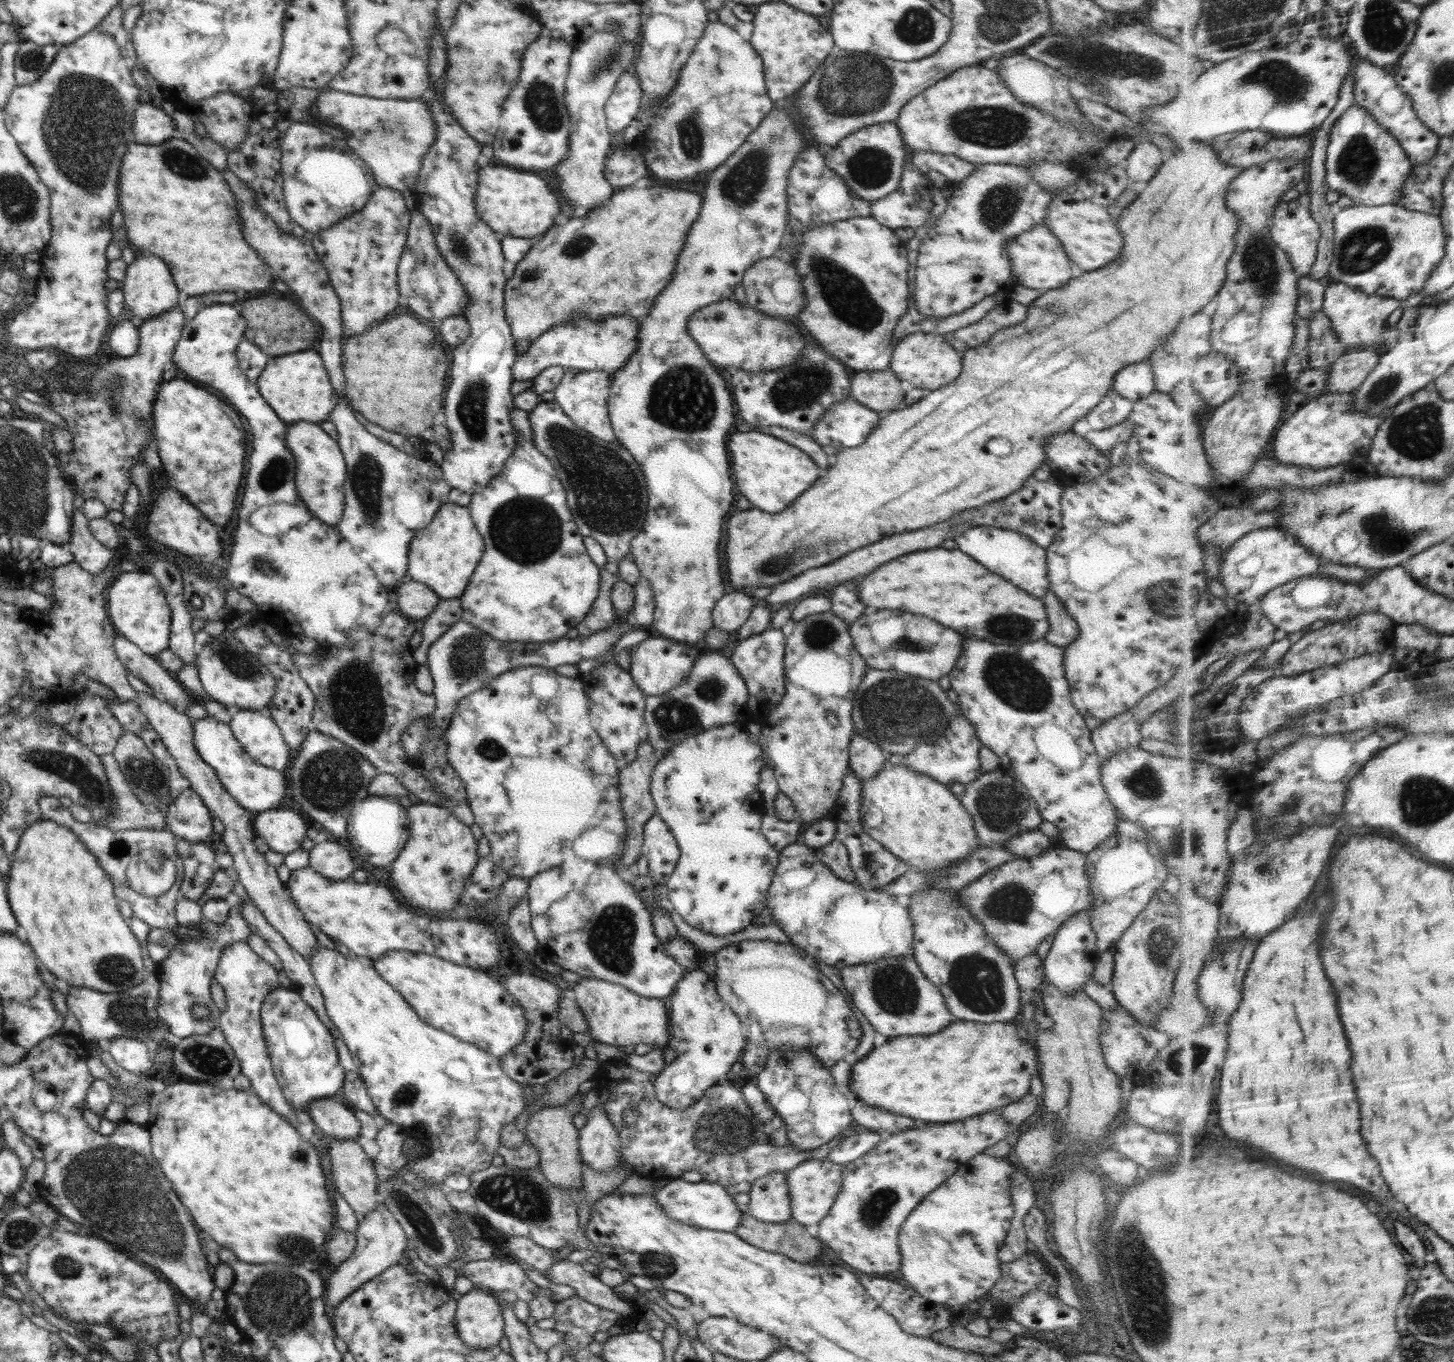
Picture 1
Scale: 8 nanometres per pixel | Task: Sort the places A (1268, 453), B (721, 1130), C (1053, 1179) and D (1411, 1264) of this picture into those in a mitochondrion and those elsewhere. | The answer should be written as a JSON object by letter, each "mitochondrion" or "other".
{"A":"other","B":"mitochondrion","C":"other","D":"other"}

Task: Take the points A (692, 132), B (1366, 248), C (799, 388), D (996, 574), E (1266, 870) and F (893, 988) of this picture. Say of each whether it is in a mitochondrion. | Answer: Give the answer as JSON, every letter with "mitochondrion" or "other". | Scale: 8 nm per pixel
{"A":"mitochondrion","B":"mitochondrion","C":"mitochondrion","D":"other","E":"mitochondrion","F":"mitochondrion"}

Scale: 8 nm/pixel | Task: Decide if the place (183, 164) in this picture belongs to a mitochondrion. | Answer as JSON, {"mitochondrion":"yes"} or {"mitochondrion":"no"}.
{"mitochondrion":"yes"}

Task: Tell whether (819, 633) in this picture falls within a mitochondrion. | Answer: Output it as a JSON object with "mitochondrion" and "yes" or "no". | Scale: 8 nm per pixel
{"mitochondrion":"yes"}

